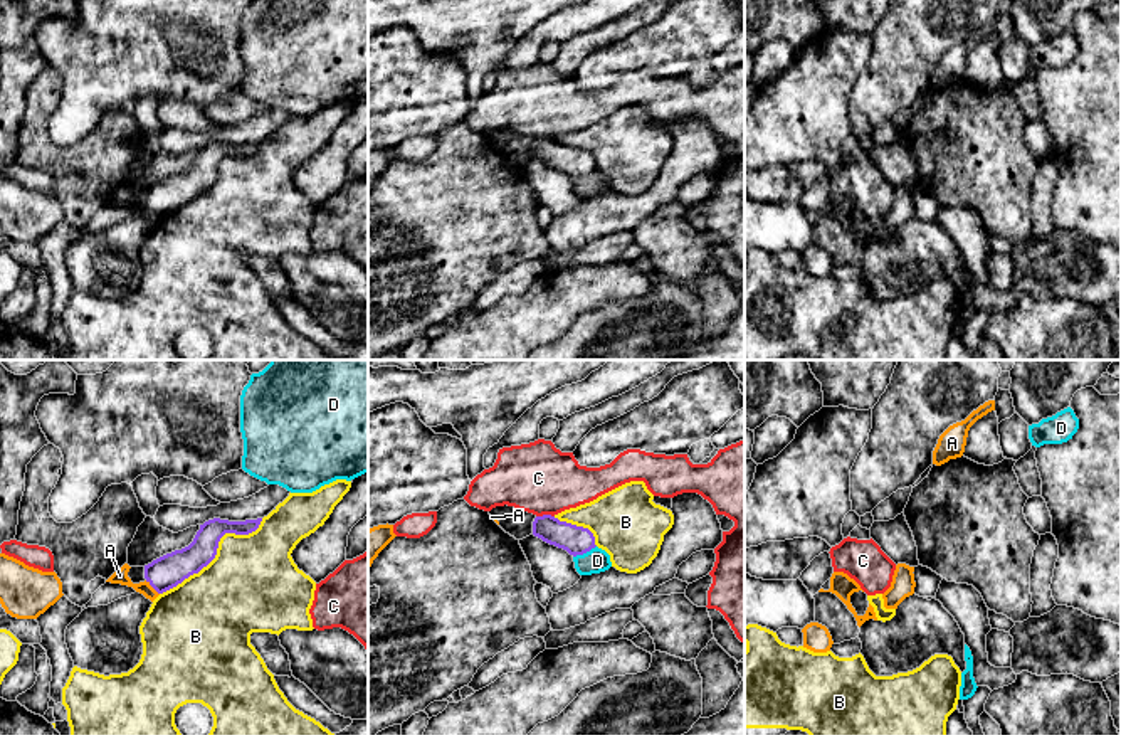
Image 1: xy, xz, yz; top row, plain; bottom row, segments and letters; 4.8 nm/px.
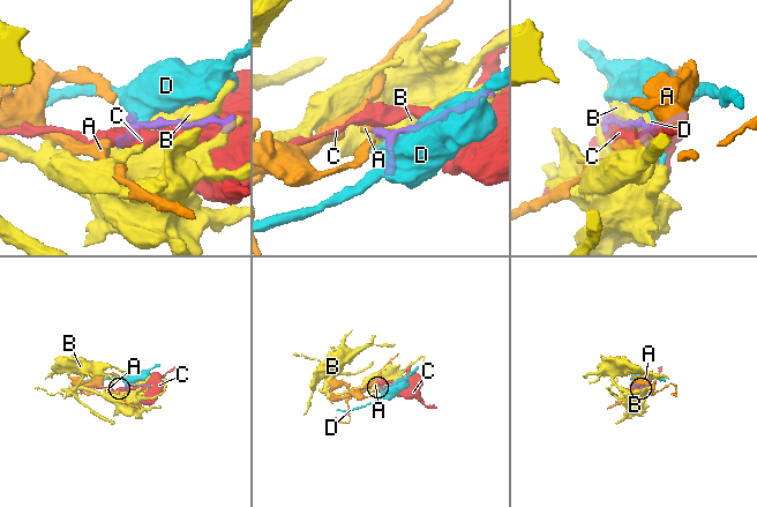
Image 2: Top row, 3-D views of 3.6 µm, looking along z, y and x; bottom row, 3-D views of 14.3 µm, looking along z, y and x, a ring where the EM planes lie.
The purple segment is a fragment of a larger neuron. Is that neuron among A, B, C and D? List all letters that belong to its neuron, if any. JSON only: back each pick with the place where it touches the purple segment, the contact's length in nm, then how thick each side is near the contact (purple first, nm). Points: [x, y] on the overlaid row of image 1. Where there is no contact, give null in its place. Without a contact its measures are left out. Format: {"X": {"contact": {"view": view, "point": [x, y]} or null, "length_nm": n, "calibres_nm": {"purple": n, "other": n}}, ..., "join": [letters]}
{"A": {"contact": {"view": "xy", "point": [152, 586]}, "length_nm": 100, "calibres_nm": {"purple": 160, "other": 70}}, "join": ["A"]}

